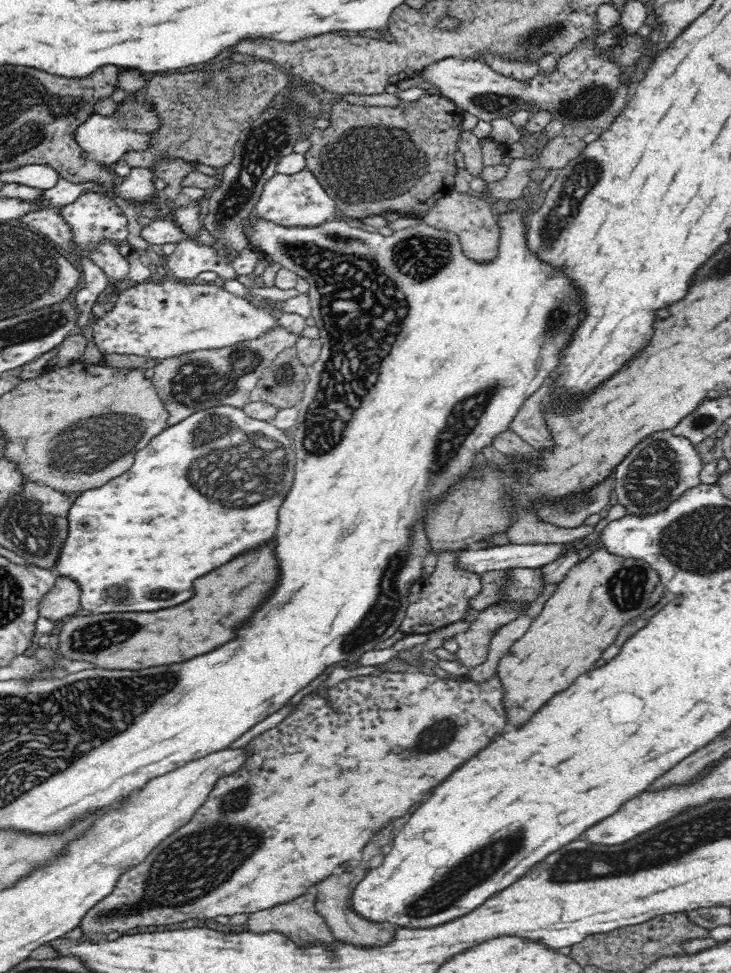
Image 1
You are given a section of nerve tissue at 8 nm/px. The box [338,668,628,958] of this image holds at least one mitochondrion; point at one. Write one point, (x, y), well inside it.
(480, 866)

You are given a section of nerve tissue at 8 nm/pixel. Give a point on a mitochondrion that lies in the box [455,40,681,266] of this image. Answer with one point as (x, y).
(586, 174)

